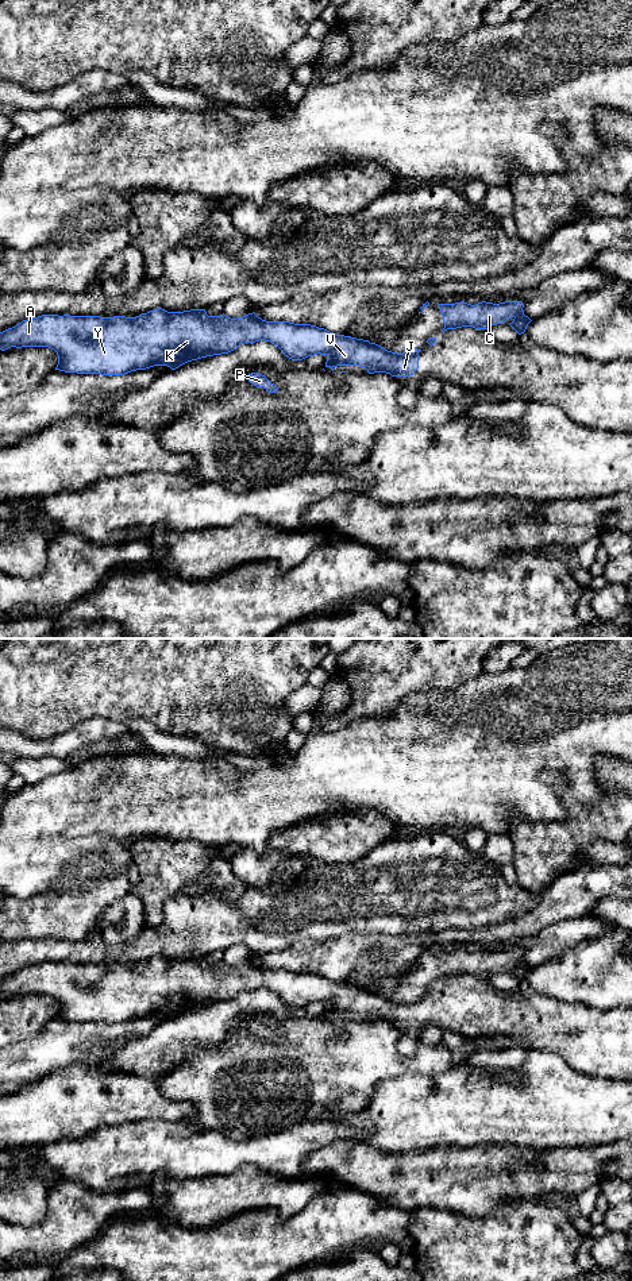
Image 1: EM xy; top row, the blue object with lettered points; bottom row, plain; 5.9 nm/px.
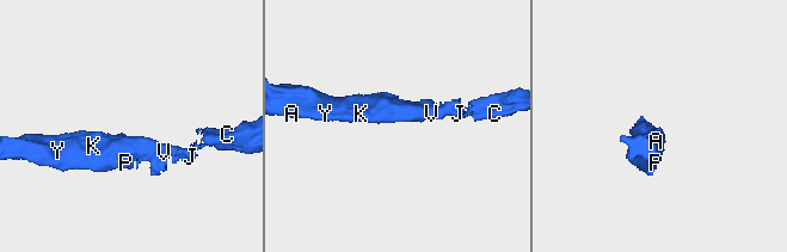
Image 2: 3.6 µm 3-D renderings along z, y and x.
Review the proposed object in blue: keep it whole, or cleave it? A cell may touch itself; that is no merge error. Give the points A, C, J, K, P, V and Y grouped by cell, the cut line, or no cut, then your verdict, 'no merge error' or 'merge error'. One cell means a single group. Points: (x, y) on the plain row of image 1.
A J K P V Y / C; cut in xy along (403, 1000), (416, 1002); merge error

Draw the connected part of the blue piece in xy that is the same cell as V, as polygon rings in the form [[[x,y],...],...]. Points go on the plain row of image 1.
[[[162,956],[136,965],[42,962],[23,968],[0,980],[0,998],[11,995],[49,995],[58,1003],[55,1018],[77,1022],[124,1023],[154,1014],[172,1018],[207,1004],[228,1002],[240,992],[270,989],[292,1008],[302,1008],[317,1002],[325,1003],[325,1015],[361,1014],[369,1022],[386,1020],[392,1025],[411,1025],[419,1016],[419,1003],[404,1003],[385,998],[369,988],[332,981],[311,972],[289,969],[266,969],[254,960],[231,966],[224,961],[208,964],[205,957],[167,960]]]

